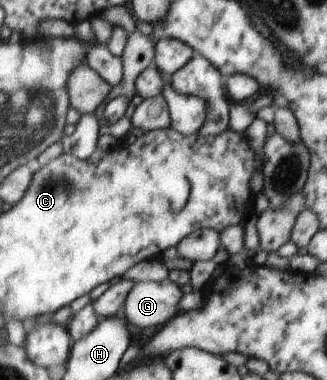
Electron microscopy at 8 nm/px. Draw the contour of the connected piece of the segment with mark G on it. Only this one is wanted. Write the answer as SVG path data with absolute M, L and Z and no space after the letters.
M169 278L161 282L136 282L121 306L121 316L137 328L163 327L173 319L175 304L180 306L181 294Z

